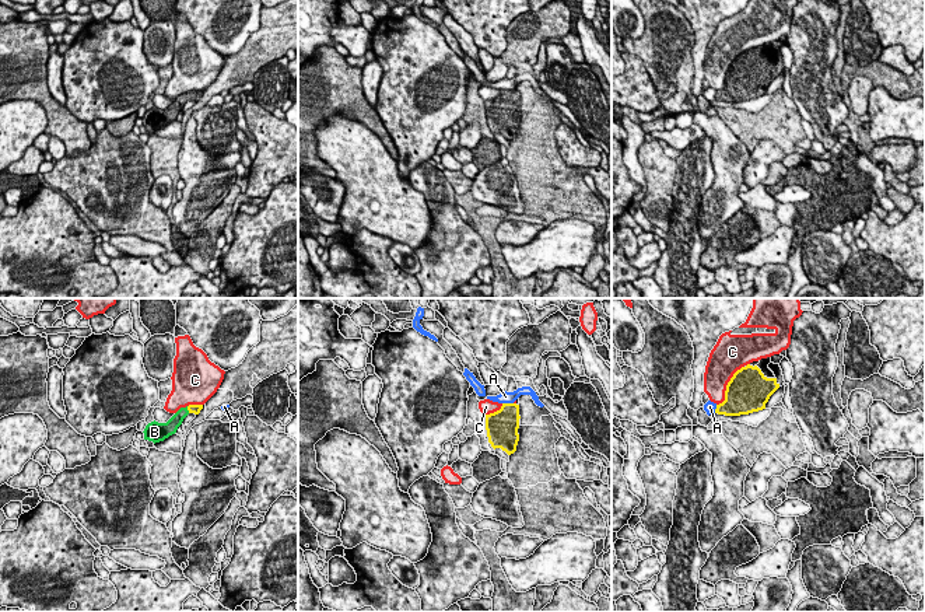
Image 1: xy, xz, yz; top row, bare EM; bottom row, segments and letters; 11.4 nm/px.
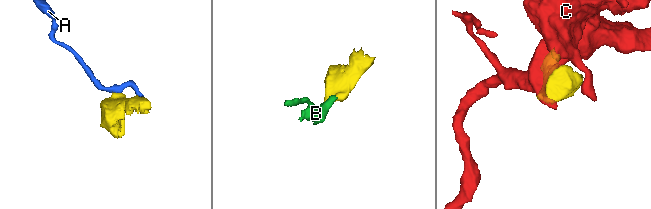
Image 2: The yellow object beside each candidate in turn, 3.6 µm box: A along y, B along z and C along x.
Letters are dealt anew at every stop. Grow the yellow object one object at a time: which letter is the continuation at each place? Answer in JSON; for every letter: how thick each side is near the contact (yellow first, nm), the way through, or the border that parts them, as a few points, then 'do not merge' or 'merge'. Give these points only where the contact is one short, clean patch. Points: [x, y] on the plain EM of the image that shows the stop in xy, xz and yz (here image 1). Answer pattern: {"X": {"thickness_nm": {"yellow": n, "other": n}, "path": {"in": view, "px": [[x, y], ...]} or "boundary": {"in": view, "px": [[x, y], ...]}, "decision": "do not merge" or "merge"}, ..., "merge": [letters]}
{"A": {"thickness_nm": {"yellow": 360, "other": 130}, "boundary": {"in": "xz", "px": [[503, 88], [512, 90]]}, "decision": "do not merge"}, "B": {"thickness_nm": {"yellow": 100, "other": 140}, "path": {"in": "xy", "px": [[195, 95], [188, 95], [172, 111]]}, "decision": "merge"}, "C": {"thickness_nm": {"yellow": 480, "other": 340}, "decision": "do not merge"}, "merge": ["B"]}

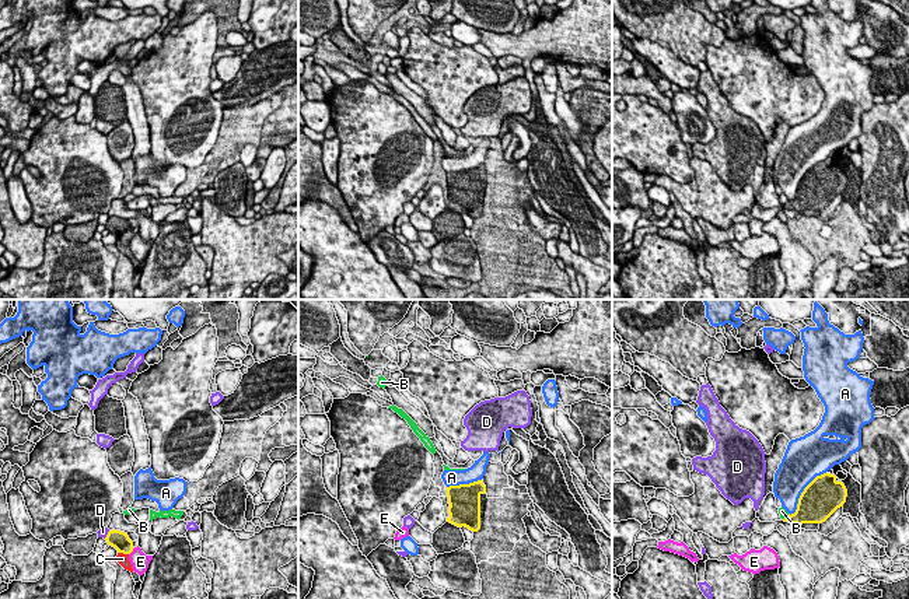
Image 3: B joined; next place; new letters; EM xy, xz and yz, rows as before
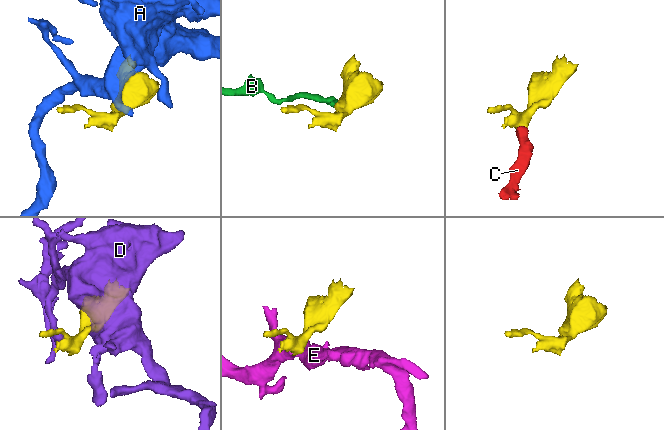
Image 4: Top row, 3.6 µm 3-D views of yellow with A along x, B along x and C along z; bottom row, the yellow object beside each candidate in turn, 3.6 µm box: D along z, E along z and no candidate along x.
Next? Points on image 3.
{"A": {"thickness_nm": {"yellow": 440, "other": 400}, "decision": "do not merge"}, "B": {"thickness_nm": {"yellow": 260, "other": 90}, "boundary": {"in": "yz", "px": [[789, 200], [783, 206]]}, "decision": "do not merge"}, "C": {"thickness_nm": {"yellow": 200, "other": 130}, "path": {"in": "xy", "px": [[119, 227], [123, 231], [123, 240], [122, 245]]}, "decision": "merge"}, "D": {"thickness_nm": {"yellow": 200, "other": 120}, "decision": "do not merge"}, "E": {"thickness_nm": {"yellow": 200, "other": 200}, "decision": "do not merge"}, "merge": ["C"]}

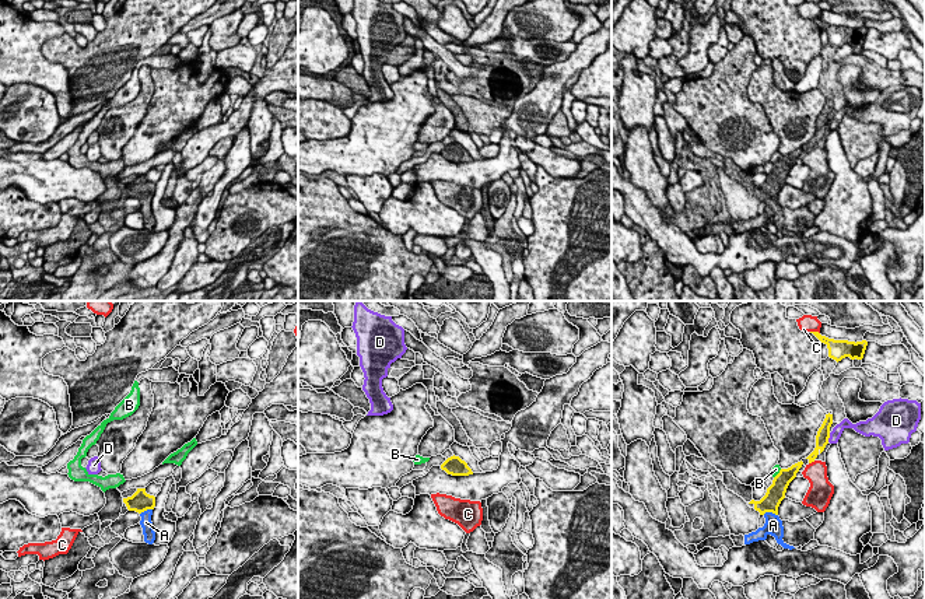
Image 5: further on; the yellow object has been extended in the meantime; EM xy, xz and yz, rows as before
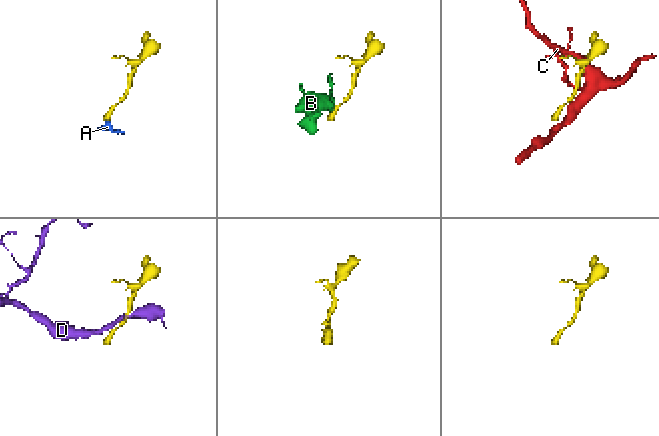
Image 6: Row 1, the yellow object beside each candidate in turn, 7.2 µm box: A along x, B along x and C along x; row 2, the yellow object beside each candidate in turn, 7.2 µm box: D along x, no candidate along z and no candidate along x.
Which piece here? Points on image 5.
{"A": {"thickness_nm": {"yellow": 220, "other": 200}, "path": {"in": "yz", "px": [[775, 179], [770, 189], [770, 198], [773, 212]]}, "decision": "merge"}, "B": {"thickness_nm": {"yellow": 220, "other": 90}, "boundary": {"in": "yz", "px": [[781, 156], [774, 164]]}, "decision": "do not merge"}, "C": {"thickness_nm": {"yellow": 130, "other": 190}, "decision": "do not merge"}, "D": {"thickness_nm": {"yellow": 160, "other": 130}, "decision": "do not merge"}, "merge": ["A"]}

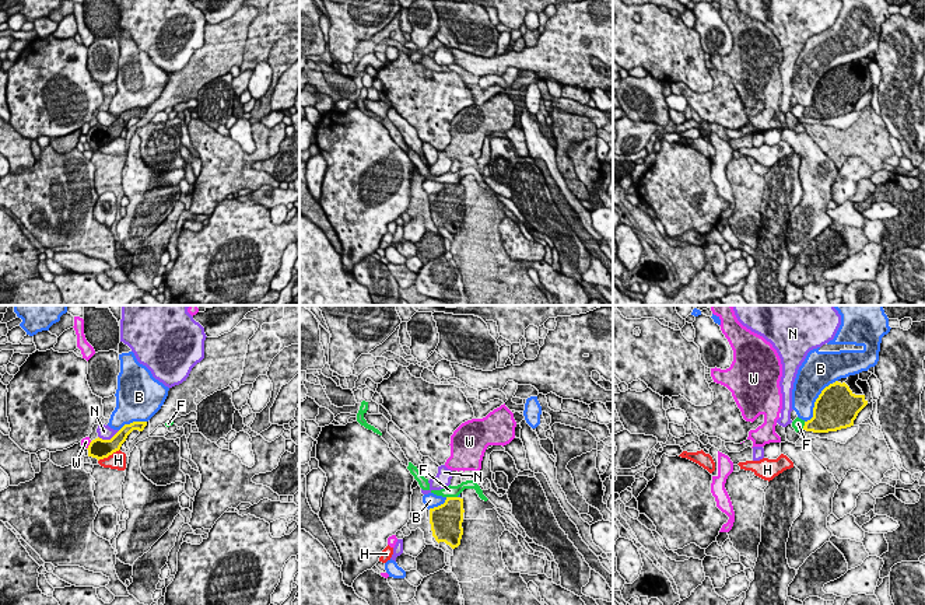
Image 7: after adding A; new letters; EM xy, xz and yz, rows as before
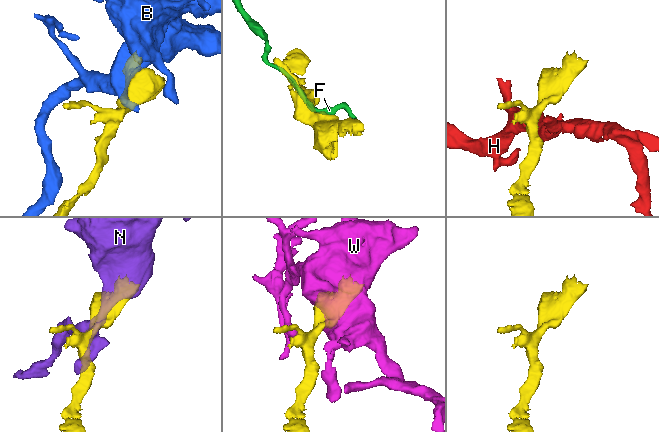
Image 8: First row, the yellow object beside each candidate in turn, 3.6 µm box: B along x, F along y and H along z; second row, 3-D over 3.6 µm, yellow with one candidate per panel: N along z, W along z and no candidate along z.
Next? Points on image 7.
{"B": {"thickness_nm": {"yellow": 480, "other": 340}, "decision": "do not merge"}, "F": {"thickness_nm": {"yellow": 360, "other": 130}, "boundary": {"in": "xz", "px": [[447, 182], [456, 184]]}, "decision": "do not merge"}, "H": {"thickness_nm": {"yellow": 240, "other": 190}, "decision": "do not merge"}, "N": {"thickness_nm": {"yellow": 240, "other": 160}, "boundary": {"in": "xy", "px": [[119, 116], [109, 125], [98, 123]]}, "decision": "do not merge"}, "W": {"thickness_nm": {"yellow": 240, "other": 100}, "decision": "do not merge"}, "merge": []}

